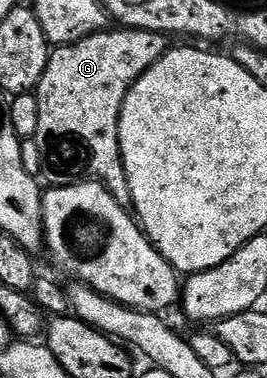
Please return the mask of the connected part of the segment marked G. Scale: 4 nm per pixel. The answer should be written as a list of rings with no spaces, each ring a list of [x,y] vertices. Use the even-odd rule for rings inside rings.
[[[110,27],[100,33],[79,39],[70,45],[58,45],[50,52],[49,62],[43,71],[43,79],[39,79],[36,87],[37,102],[39,103],[39,127],[37,128],[37,136],[35,138],[39,147],[39,155],[41,156],[41,172],[42,178],[49,180],[50,186],[54,185],[71,185],[74,181],[81,178],[89,178],[94,181],[100,181],[107,187],[107,191],[111,191],[111,195],[115,195],[115,199],[126,207],[132,206],[133,196],[131,195],[131,187],[127,179],[127,171],[123,163],[123,155],[121,154],[121,108],[127,99],[127,95],[131,91],[131,87],[147,72],[154,63],[160,59],[171,48],[170,38],[164,33],[156,33],[155,31],[143,31],[142,29],[127,29],[124,27]]]

